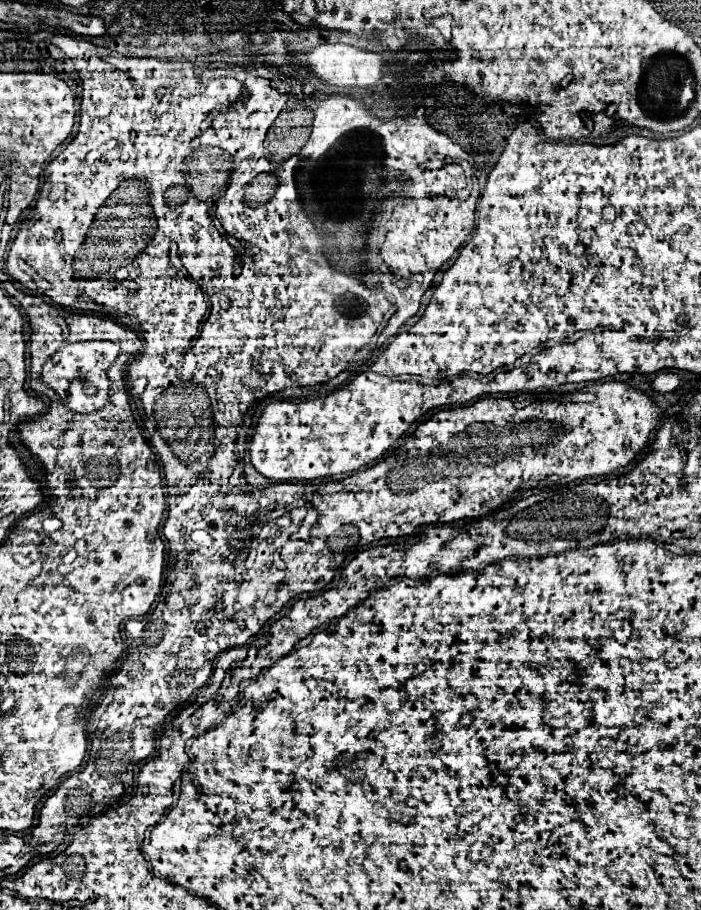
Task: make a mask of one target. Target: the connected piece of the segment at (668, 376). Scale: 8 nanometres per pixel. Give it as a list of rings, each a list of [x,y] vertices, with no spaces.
[[[663,371],[653,381],[653,389],[659,391],[659,393],[671,393],[679,385],[681,385],[681,377],[677,373],[673,373],[673,371]]]

